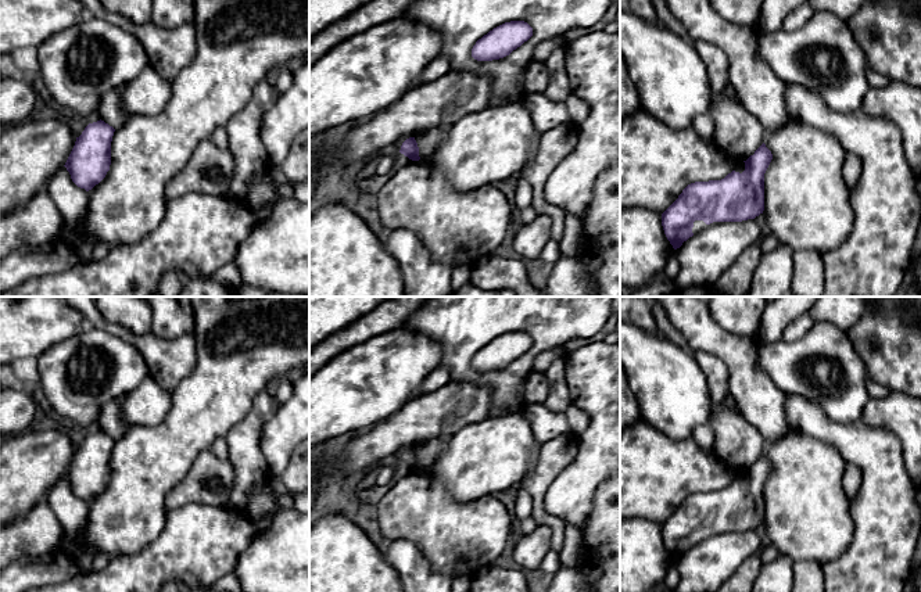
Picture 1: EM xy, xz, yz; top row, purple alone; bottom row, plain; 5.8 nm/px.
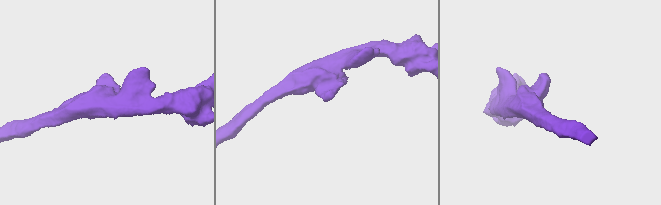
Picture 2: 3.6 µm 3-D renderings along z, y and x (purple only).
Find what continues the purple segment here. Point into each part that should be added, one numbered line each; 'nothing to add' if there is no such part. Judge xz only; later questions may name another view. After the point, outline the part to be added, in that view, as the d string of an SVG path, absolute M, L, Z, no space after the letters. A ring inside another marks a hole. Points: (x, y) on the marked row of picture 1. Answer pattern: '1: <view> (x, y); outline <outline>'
nothing to add

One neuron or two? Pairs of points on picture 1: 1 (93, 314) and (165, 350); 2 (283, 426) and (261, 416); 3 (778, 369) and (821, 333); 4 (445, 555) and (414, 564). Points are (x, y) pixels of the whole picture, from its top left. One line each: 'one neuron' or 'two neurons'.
1: one neuron
2: two neurons
3: one neuron
4: two neurons

